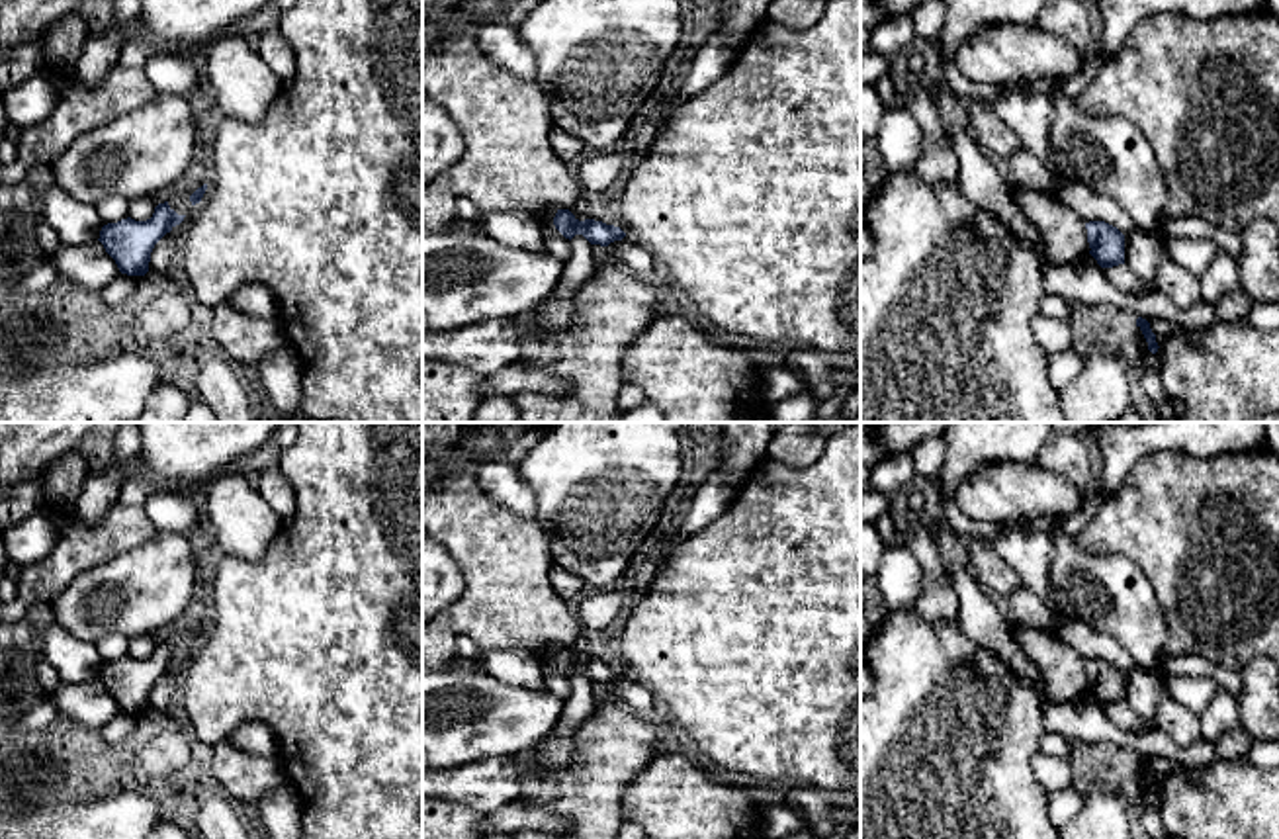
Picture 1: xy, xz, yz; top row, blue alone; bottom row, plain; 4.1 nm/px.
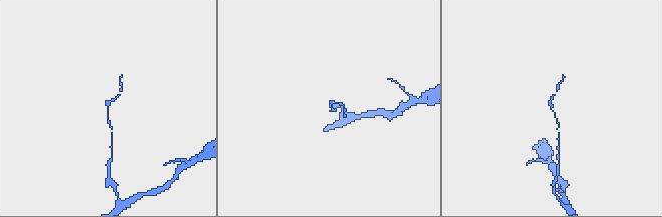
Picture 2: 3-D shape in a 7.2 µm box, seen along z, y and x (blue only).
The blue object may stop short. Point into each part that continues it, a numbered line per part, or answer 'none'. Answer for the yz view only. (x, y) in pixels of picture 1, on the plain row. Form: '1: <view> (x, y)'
1: yz (1062, 671)

